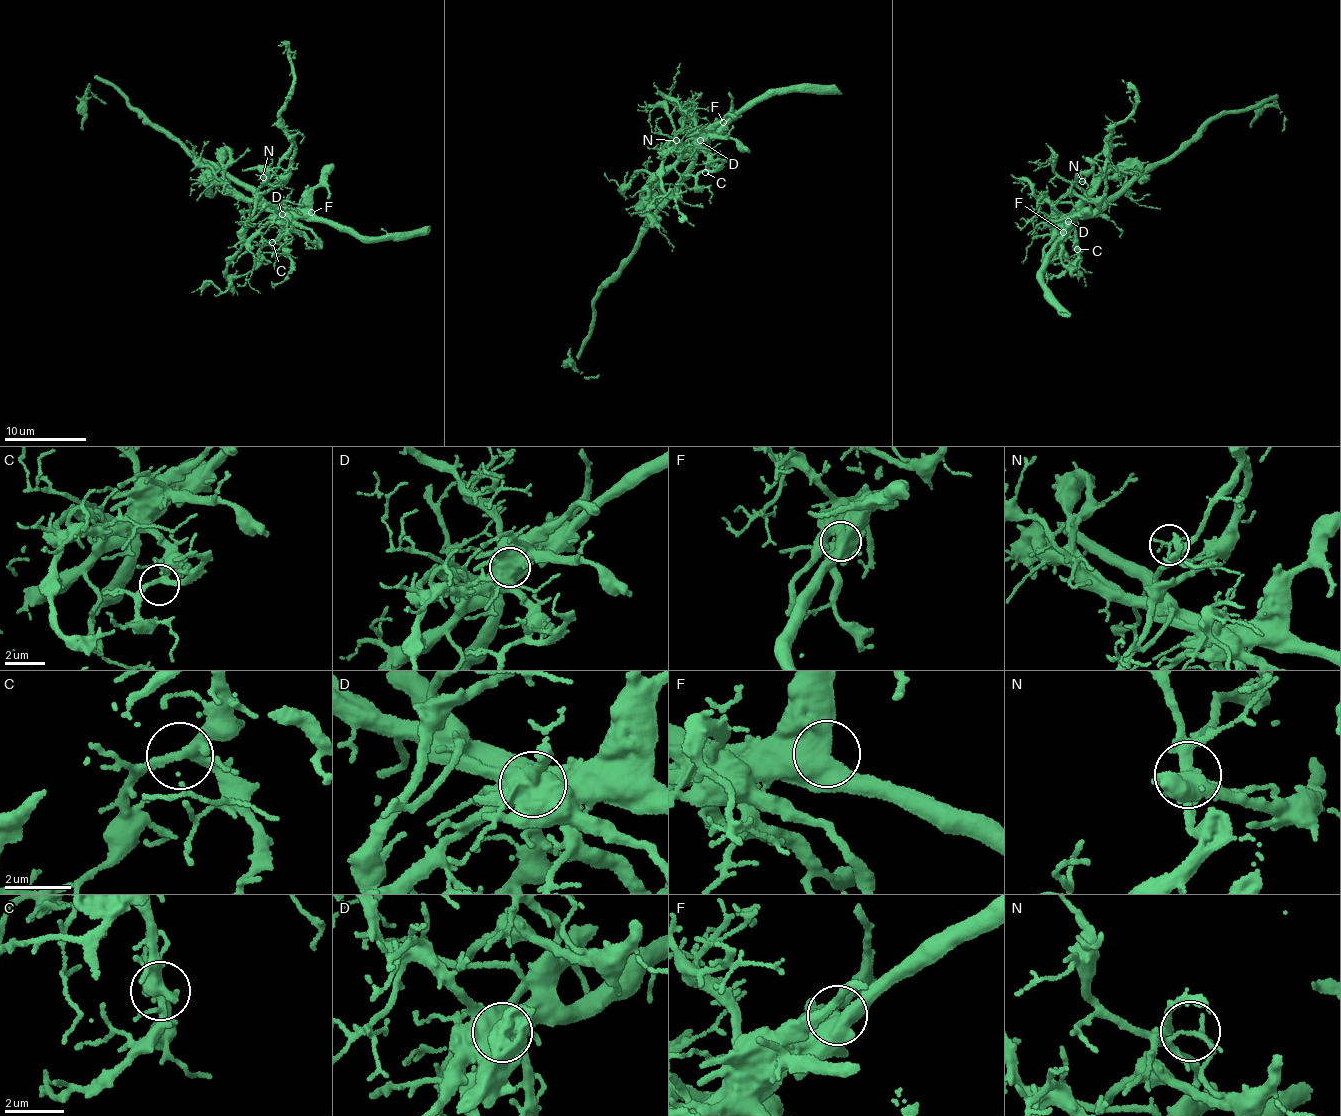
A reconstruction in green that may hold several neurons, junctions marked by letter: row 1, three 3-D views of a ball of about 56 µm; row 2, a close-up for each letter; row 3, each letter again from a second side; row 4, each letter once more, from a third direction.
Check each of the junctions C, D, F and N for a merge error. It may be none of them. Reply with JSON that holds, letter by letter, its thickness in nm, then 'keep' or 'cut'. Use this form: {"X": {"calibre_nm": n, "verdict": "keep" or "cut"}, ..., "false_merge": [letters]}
{"C": {"calibre_nm": 240, "verdict": "keep"}, "D": {"calibre_nm": 900, "verdict": "cut"}, "F": {"calibre_nm": 650, "verdict": "keep"}, "N": {"calibre_nm": 140, "verdict": "cut"}, "false_merge": ["D", "N"]}

